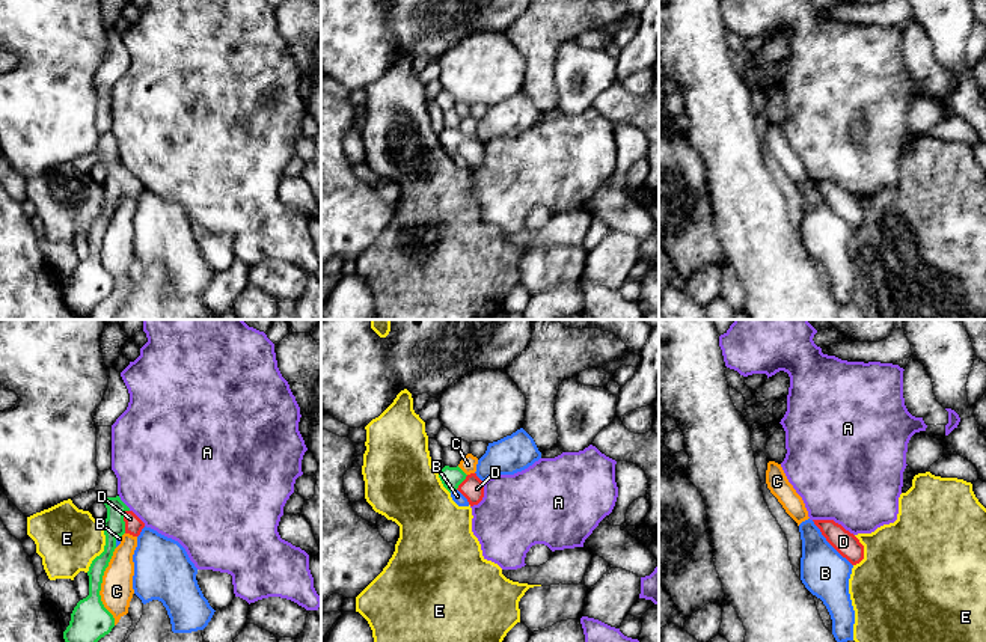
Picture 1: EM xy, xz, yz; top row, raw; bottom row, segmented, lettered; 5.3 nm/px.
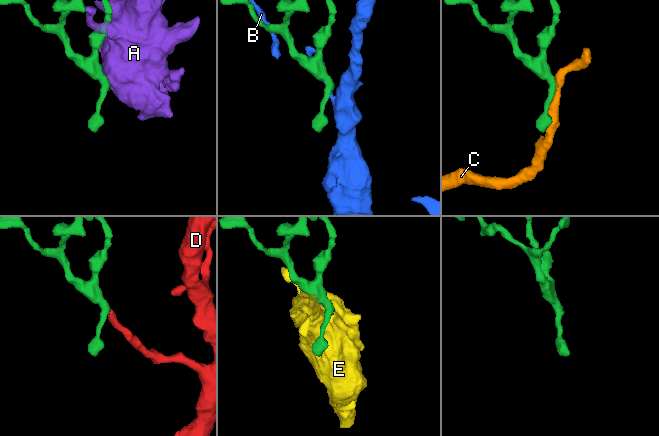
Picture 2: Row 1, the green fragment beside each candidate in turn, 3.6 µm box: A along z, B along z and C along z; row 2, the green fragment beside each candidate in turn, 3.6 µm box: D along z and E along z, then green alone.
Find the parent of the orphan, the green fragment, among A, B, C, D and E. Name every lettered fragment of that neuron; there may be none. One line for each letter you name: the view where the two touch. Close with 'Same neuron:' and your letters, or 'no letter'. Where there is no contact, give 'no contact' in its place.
D: xy
Same neuron: D

